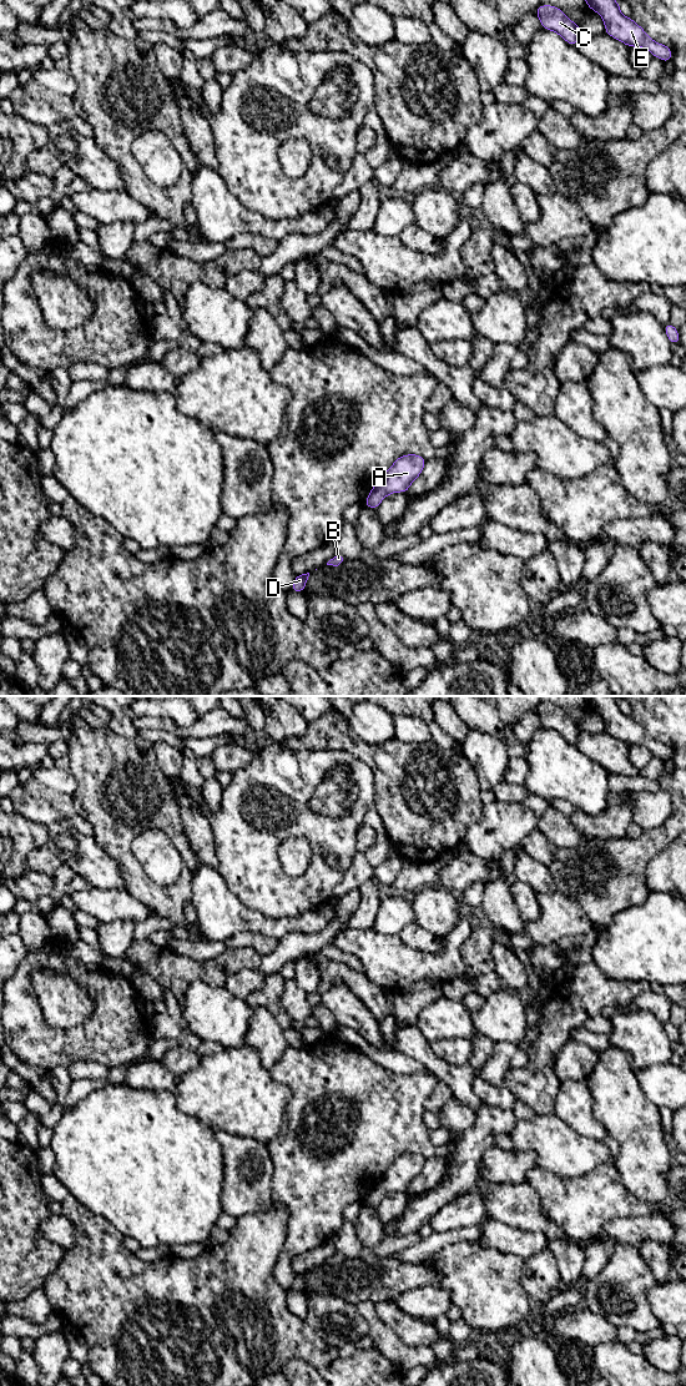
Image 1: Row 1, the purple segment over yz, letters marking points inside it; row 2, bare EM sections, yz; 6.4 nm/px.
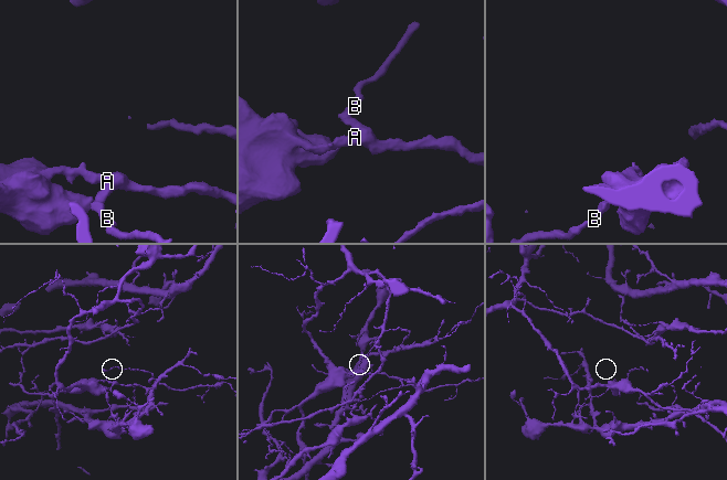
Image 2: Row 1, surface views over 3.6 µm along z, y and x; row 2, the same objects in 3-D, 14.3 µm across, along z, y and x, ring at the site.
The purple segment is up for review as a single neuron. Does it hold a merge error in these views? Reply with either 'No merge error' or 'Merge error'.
Merge error

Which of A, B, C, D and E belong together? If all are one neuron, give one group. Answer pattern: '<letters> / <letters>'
A C / B D E

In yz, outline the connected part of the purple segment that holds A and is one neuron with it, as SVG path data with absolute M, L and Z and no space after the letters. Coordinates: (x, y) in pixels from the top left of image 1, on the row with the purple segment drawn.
M418 454L400 455L393 465L378 477L373 490L383 498L395 492L405 494L410 484L422 474L427 460Z

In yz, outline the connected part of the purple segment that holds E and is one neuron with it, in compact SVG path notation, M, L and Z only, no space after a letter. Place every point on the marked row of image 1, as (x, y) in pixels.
M585 0L585 2L602 17L607 35L629 47L644 47L664 62L671 61L671 49L654 41L631 17L624 16L616 0Z

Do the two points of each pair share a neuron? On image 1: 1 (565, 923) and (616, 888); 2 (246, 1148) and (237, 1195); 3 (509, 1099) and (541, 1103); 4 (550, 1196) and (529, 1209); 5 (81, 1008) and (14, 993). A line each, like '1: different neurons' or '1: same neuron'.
1: different neurons
2: same neuron
3: different neurons
4: different neurons
5: different neurons

